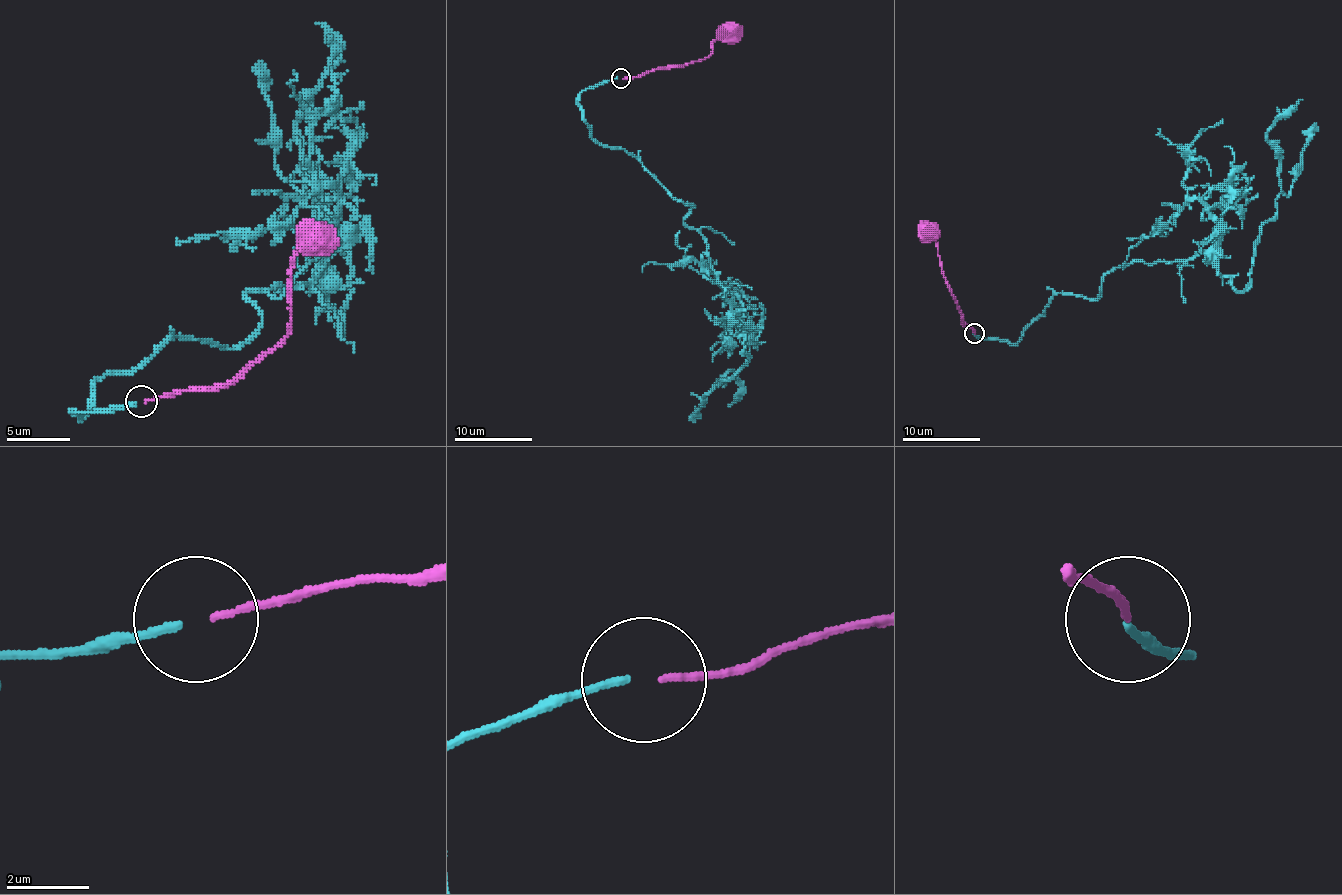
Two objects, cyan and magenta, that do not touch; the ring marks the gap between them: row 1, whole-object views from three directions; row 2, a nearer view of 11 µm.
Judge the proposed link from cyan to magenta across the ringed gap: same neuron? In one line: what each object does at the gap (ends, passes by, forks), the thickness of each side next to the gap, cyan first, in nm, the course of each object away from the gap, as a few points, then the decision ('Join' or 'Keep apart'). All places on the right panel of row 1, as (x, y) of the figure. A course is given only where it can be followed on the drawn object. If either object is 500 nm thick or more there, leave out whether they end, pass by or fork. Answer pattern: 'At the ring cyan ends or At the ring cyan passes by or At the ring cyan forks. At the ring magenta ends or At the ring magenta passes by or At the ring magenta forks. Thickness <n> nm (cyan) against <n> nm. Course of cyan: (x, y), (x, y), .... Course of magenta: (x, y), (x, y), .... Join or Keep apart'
At the ring cyan ends. At the ring magenta ends. Thickness 180 nm (cyan) against 160 nm. Course of cyan: (975, 334), (1016, 343), (1133, 262), (1205, 254), (1242, 291), (1281, 191), (1267, 131), (1302, 100). Course of magenta: (975, 332), (963, 322), (957, 301), (949, 291), (938, 244), (922, 232). Keep apart

